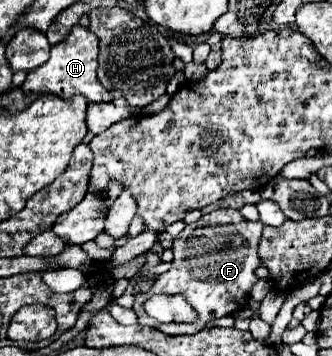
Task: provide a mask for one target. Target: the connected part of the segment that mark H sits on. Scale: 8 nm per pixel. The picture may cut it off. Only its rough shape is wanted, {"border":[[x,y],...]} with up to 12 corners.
{"border":[[75,25],[21,89],[111,101],[97,79],[99,41]]}

